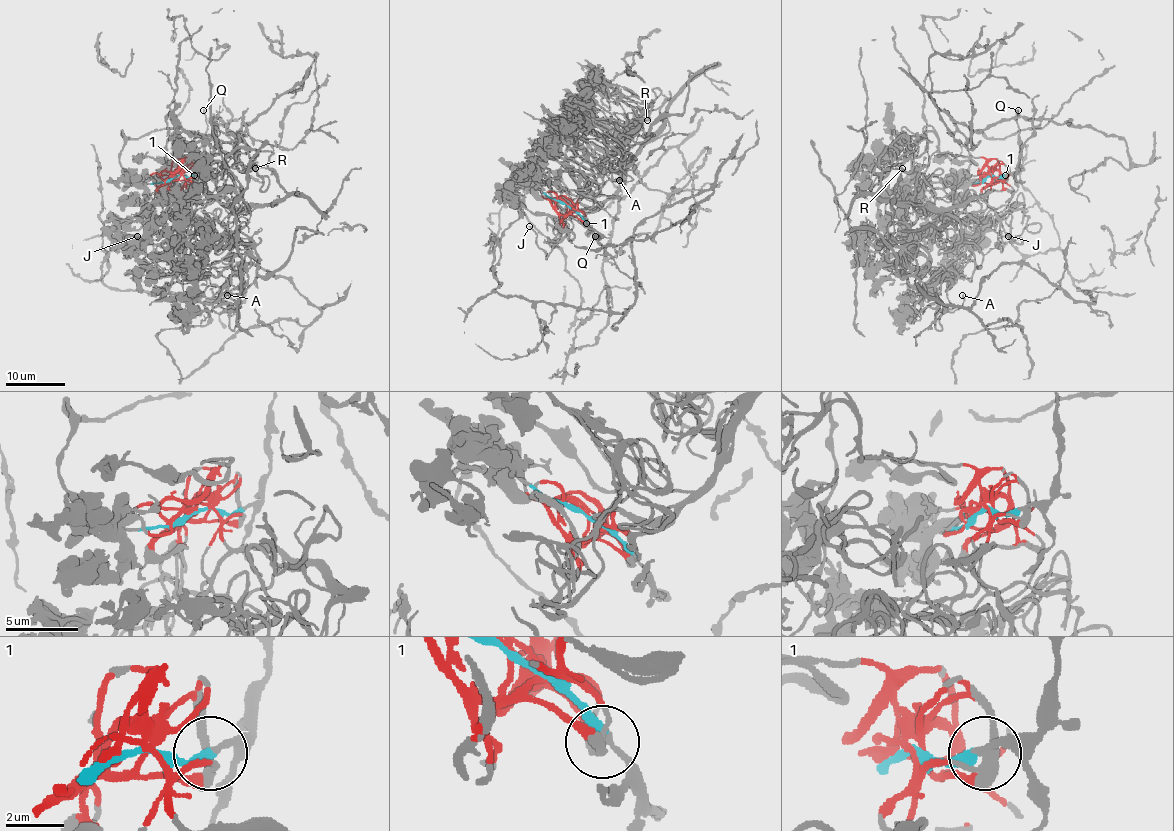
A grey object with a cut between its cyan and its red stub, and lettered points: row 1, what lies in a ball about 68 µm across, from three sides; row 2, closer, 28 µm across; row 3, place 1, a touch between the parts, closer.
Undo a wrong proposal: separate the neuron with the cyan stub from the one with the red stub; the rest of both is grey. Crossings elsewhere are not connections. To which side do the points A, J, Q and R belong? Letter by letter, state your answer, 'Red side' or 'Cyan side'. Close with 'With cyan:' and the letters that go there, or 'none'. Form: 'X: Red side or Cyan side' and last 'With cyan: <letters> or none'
A: Red side
J: Red side
Q: Cyan side
R: Red side
With cyan: Q

